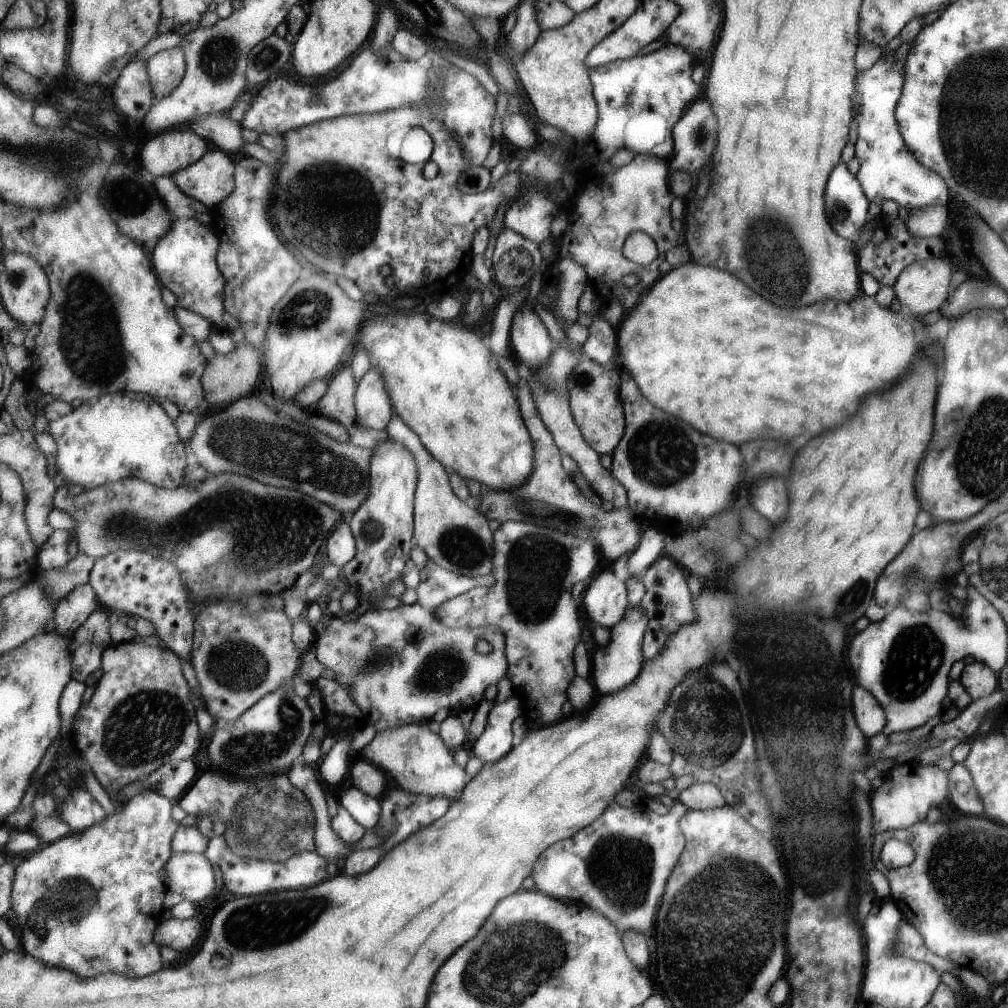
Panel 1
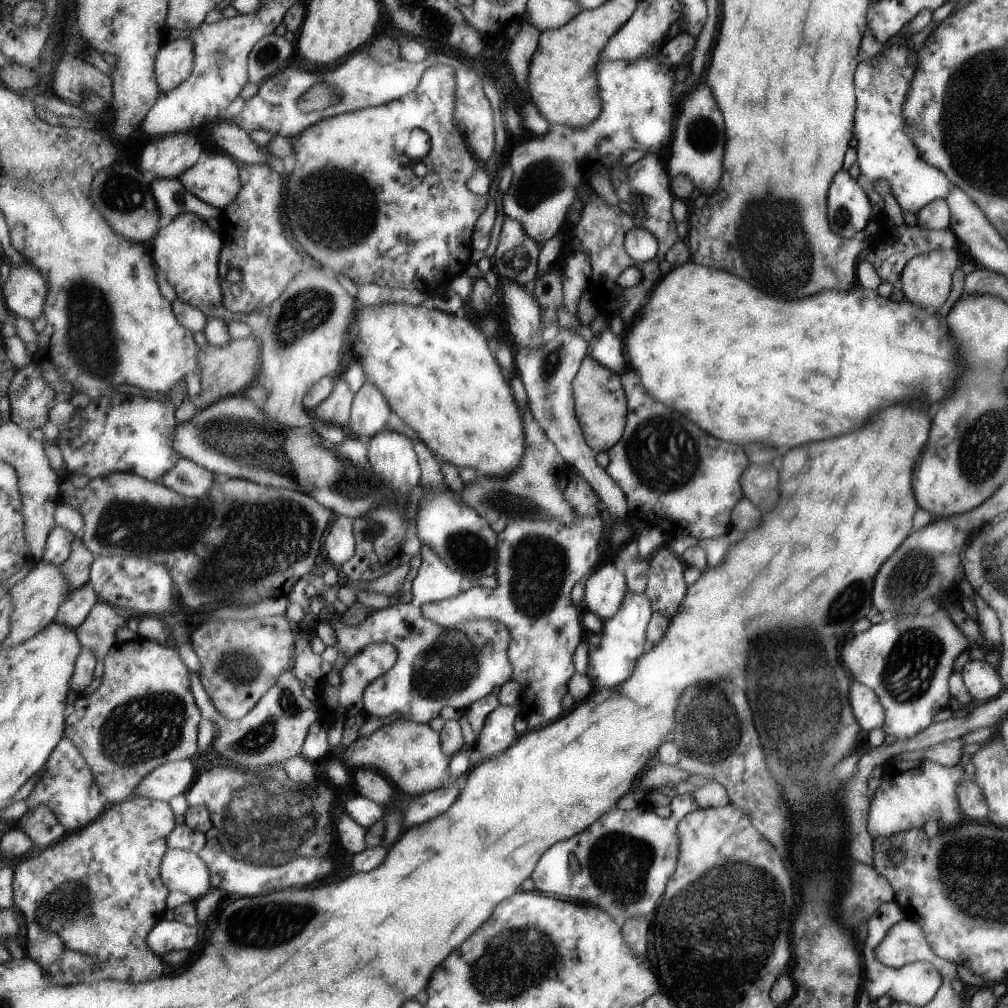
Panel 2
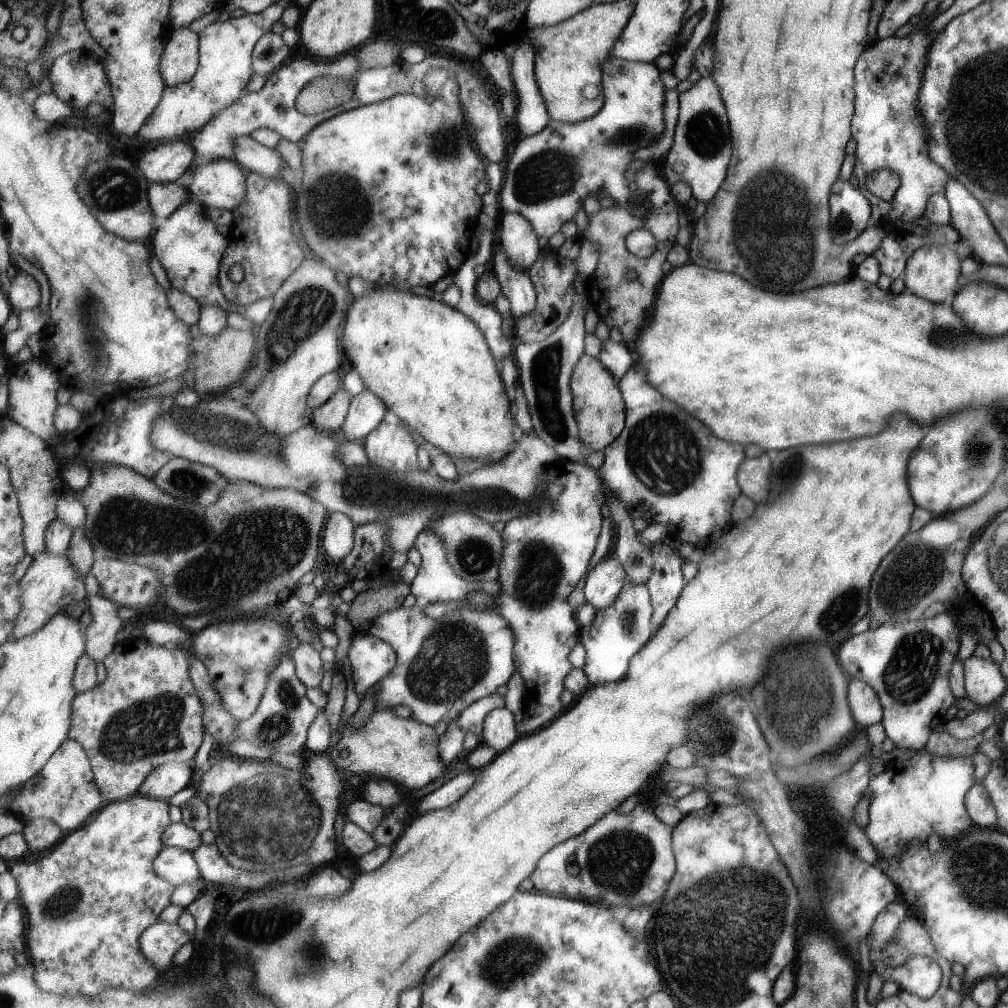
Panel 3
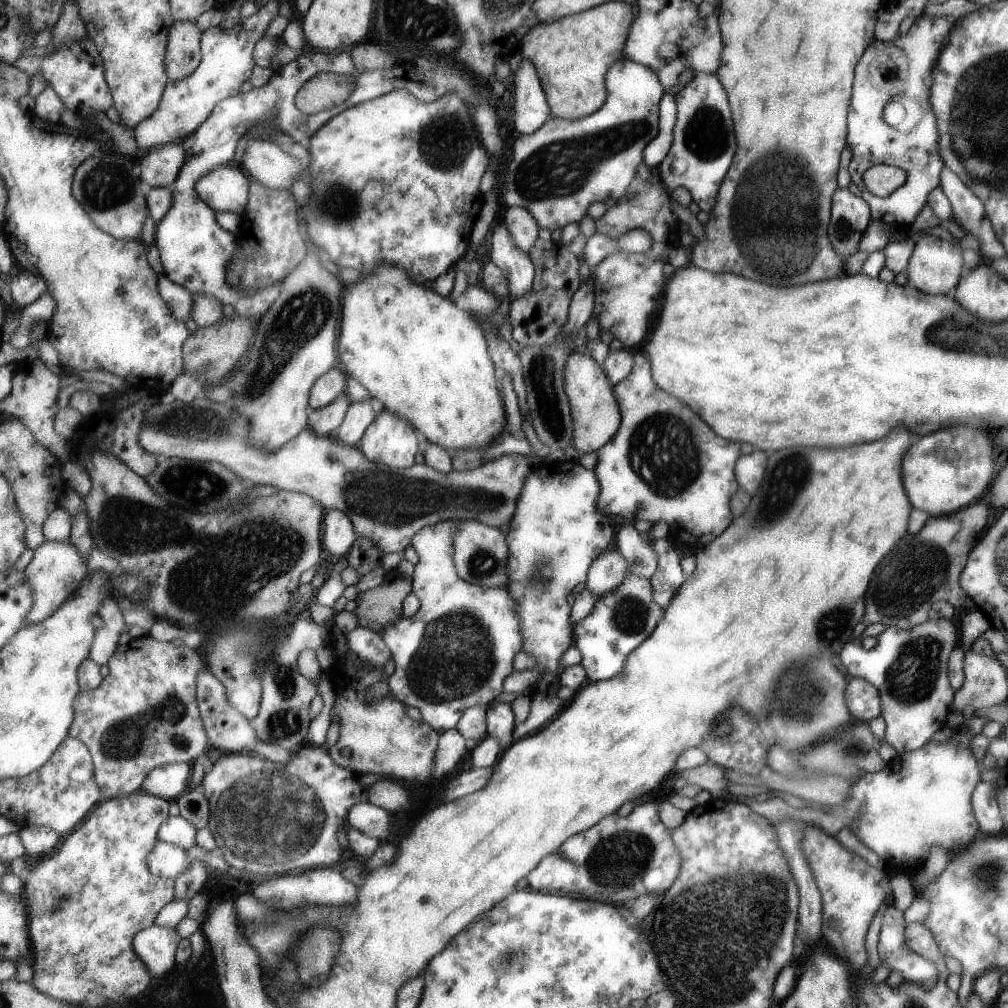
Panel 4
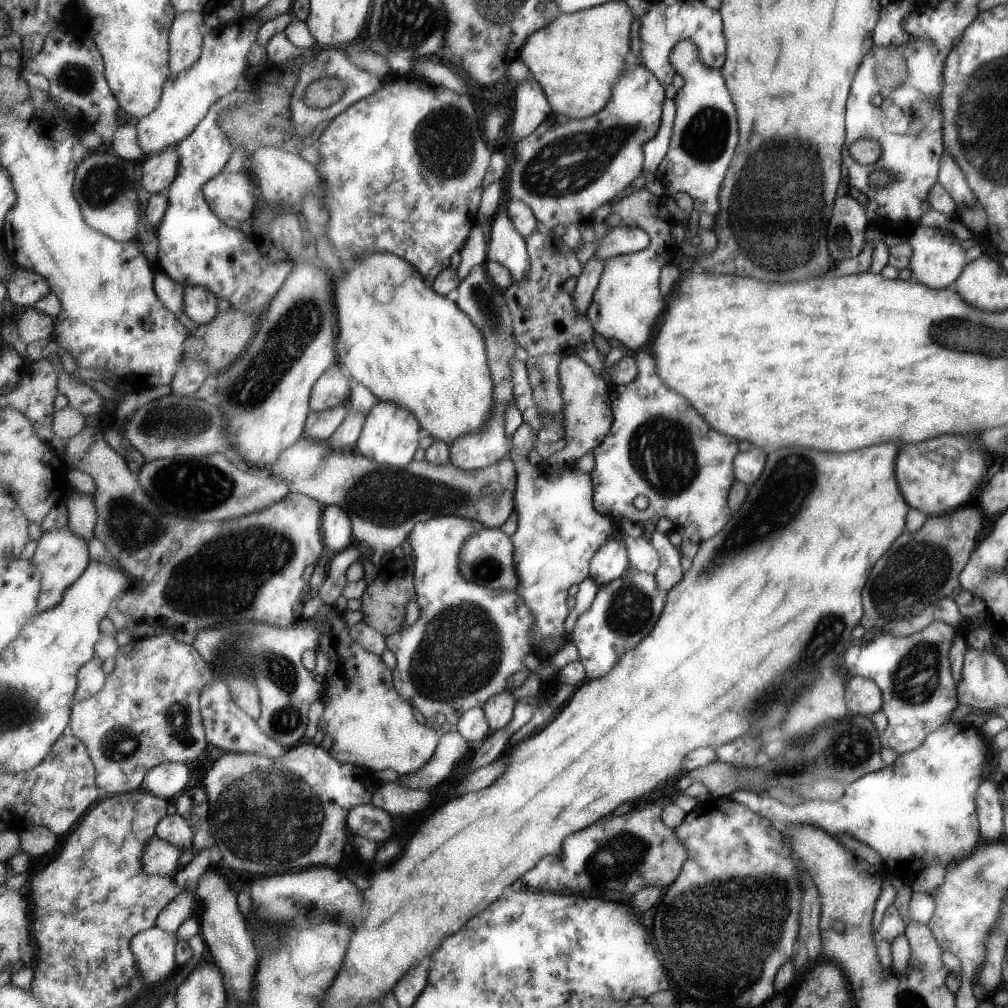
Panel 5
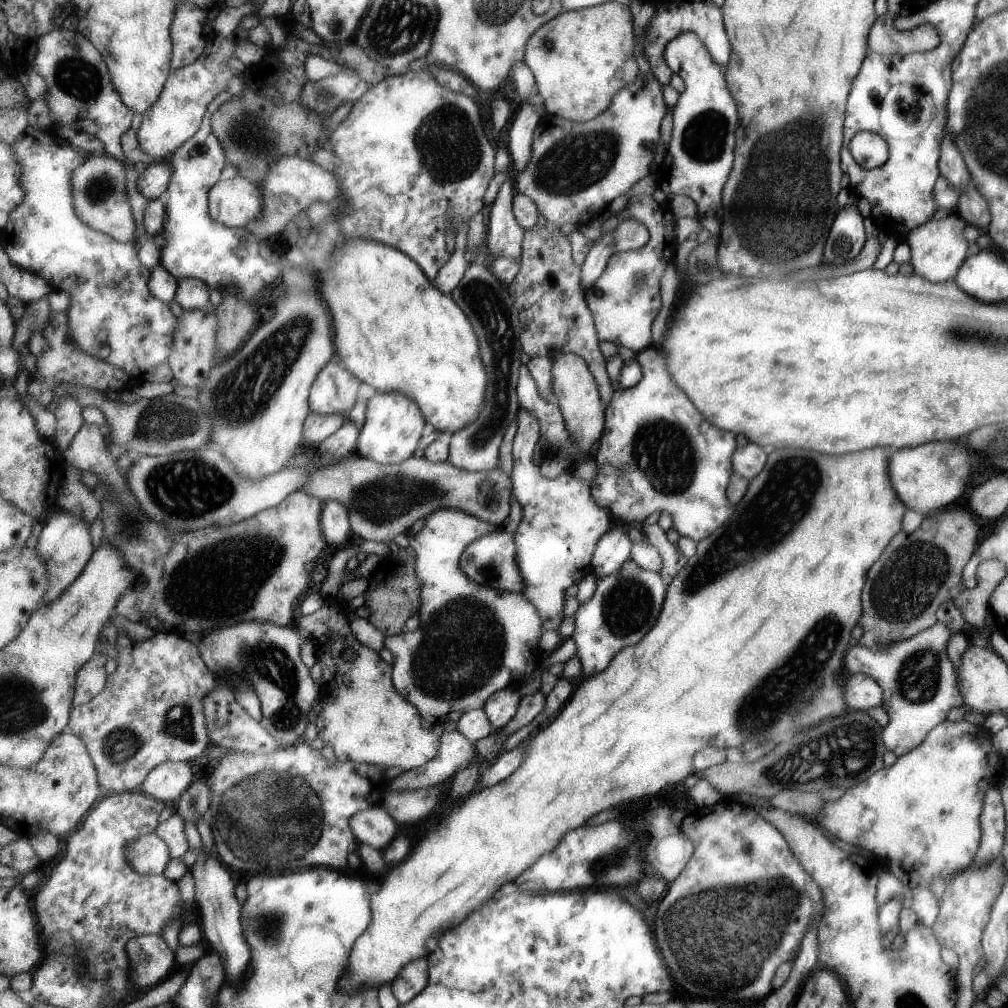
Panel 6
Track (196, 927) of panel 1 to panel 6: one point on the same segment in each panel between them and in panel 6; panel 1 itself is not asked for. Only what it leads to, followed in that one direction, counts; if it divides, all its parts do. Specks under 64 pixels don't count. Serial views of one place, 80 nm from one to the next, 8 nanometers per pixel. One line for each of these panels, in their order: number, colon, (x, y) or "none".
2: (167, 936)
3: (160, 942)
4: (157, 946)
5: (155, 949)
6: (151, 958)

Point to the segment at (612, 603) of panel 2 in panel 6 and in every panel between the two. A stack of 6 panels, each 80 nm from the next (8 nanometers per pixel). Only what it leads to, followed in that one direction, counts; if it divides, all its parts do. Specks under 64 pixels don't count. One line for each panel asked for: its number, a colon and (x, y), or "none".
3: (604, 583)
4: (609, 569)
5: (612, 560)
6: (614, 550)

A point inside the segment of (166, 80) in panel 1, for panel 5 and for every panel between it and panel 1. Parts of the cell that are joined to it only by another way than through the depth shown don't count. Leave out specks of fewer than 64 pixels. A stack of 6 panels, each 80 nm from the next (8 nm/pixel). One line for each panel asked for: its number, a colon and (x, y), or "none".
2: (175, 63)
3: (181, 58)
4: (184, 54)
5: (187, 33)

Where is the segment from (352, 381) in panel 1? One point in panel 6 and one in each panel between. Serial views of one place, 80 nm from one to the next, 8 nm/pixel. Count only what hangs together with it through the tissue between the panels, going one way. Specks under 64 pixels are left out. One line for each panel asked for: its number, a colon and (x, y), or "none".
2: (336, 409)
3: (330, 417)
4: (325, 422)
5: (321, 425)
6: (317, 428)

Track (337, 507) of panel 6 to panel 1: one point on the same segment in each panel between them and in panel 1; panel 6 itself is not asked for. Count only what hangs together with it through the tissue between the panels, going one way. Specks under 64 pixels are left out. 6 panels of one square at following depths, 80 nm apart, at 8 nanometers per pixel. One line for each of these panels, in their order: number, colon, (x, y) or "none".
1: (341, 547)
2: (340, 541)
3: (339, 536)
4: (339, 534)
5: (337, 530)

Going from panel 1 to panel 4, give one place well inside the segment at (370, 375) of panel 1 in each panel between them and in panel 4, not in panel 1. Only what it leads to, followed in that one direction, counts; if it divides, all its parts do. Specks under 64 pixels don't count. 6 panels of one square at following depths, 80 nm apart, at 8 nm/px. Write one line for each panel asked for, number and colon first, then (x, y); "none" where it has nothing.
2: (370, 410)
3: (367, 410)
4: (360, 415)

